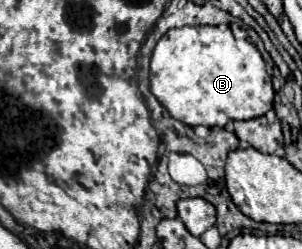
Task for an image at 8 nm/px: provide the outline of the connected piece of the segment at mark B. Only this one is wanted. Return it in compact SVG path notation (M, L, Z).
M230 27L170 29L150 59L150 89L166 111L190 125L224 127L228 121L256 119L272 109L274 87L260 51L248 39L236 39Z

